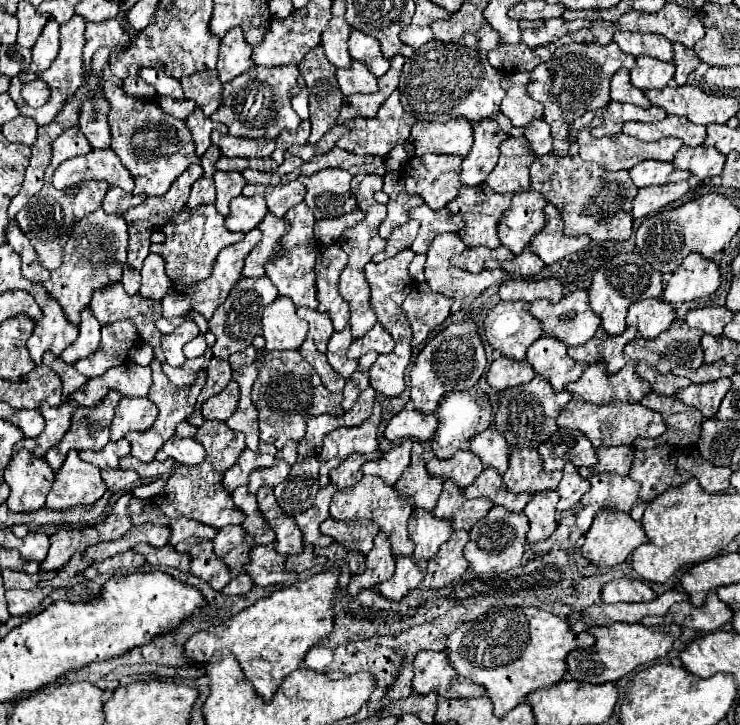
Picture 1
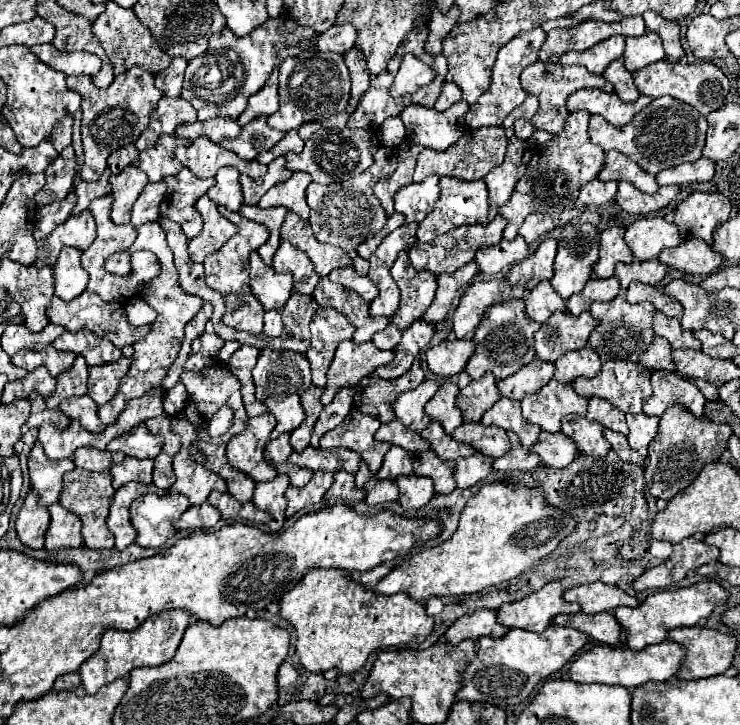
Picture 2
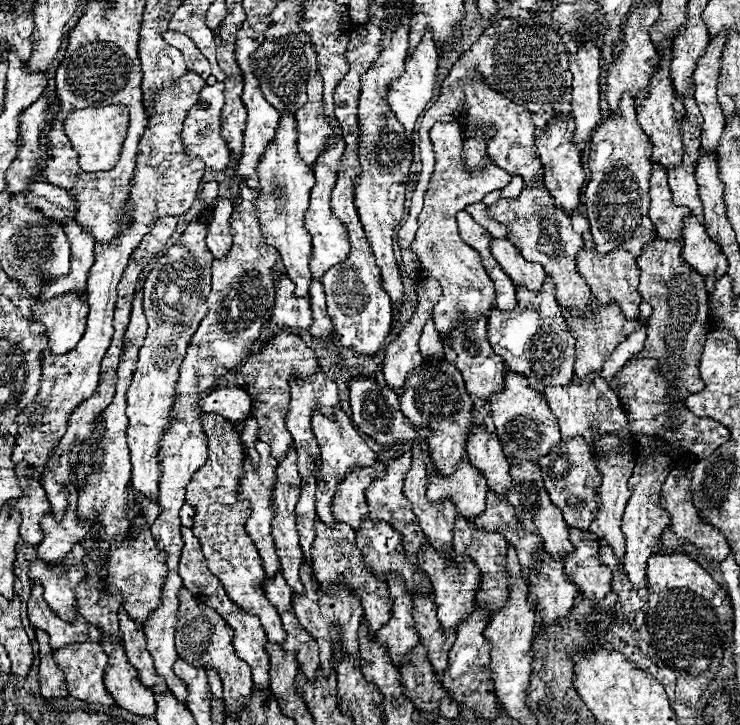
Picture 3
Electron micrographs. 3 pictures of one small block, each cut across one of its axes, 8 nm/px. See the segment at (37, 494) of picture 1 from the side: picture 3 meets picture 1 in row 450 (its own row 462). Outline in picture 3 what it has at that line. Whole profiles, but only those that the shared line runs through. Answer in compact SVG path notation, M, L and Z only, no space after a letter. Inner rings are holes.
M28 462L16 464L16 476L22 484L22 496L12 500L10 506L16 508L22 516L20 536L28 544L40 544L44 536L40 530L40 520L46 512L52 510L52 506L46 500L46 492L42 490L40 480L32 480L32 470L28 468Z

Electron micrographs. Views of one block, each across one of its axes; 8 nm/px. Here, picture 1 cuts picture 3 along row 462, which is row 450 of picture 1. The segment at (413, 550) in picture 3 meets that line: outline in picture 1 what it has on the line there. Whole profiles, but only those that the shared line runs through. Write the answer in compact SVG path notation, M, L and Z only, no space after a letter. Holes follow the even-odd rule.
M406 438L402 444L388 450L382 458L366 462L362 466L362 472L380 476L386 484L394 486L396 480L400 478L400 474L404 472L404 468L408 468L408 464L410 464L410 450L412 450L412 440Z

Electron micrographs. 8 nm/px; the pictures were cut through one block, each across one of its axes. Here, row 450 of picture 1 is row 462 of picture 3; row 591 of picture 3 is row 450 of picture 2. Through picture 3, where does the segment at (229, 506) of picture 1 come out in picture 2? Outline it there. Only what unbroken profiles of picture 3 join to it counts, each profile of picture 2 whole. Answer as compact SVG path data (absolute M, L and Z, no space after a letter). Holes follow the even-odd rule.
M262 414L248 420L246 430L236 434L226 446L228 464L236 466L238 472L246 474L254 482L268 482L276 478L276 470L268 466L262 456L274 426L276 422L270 414Z

